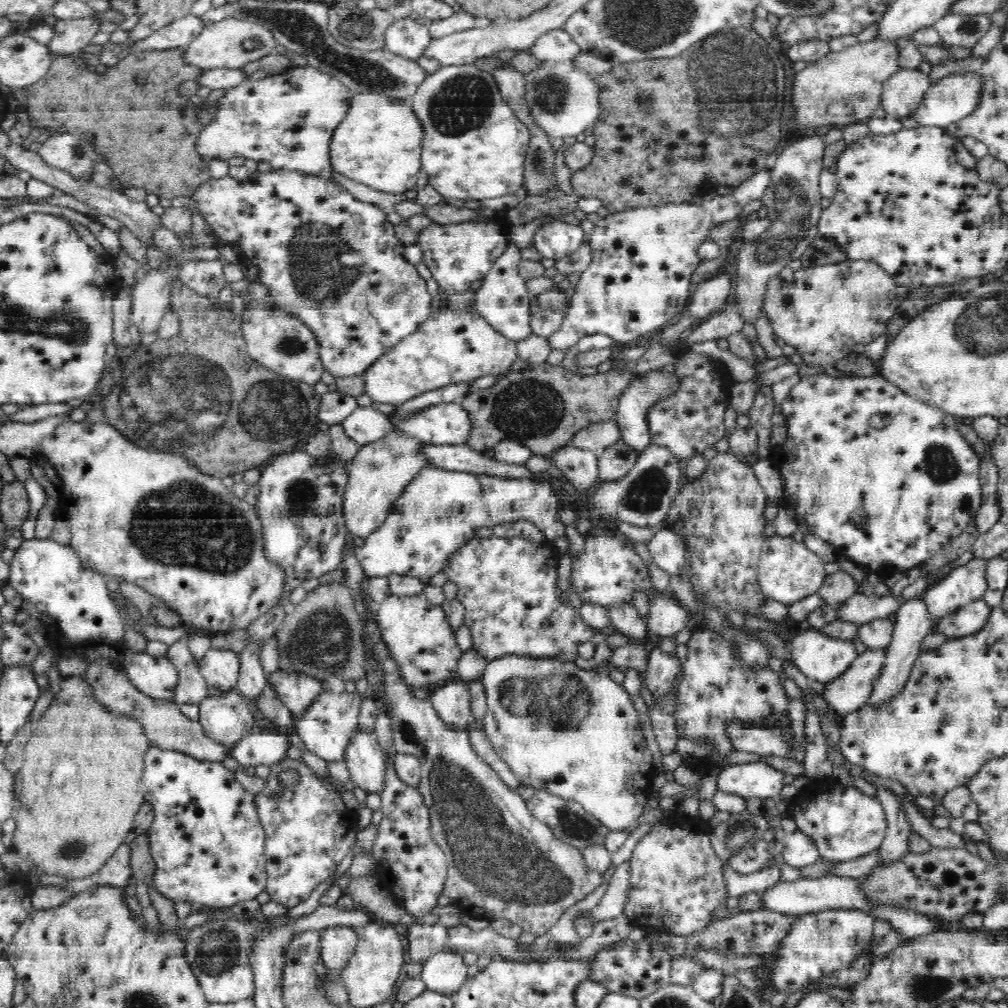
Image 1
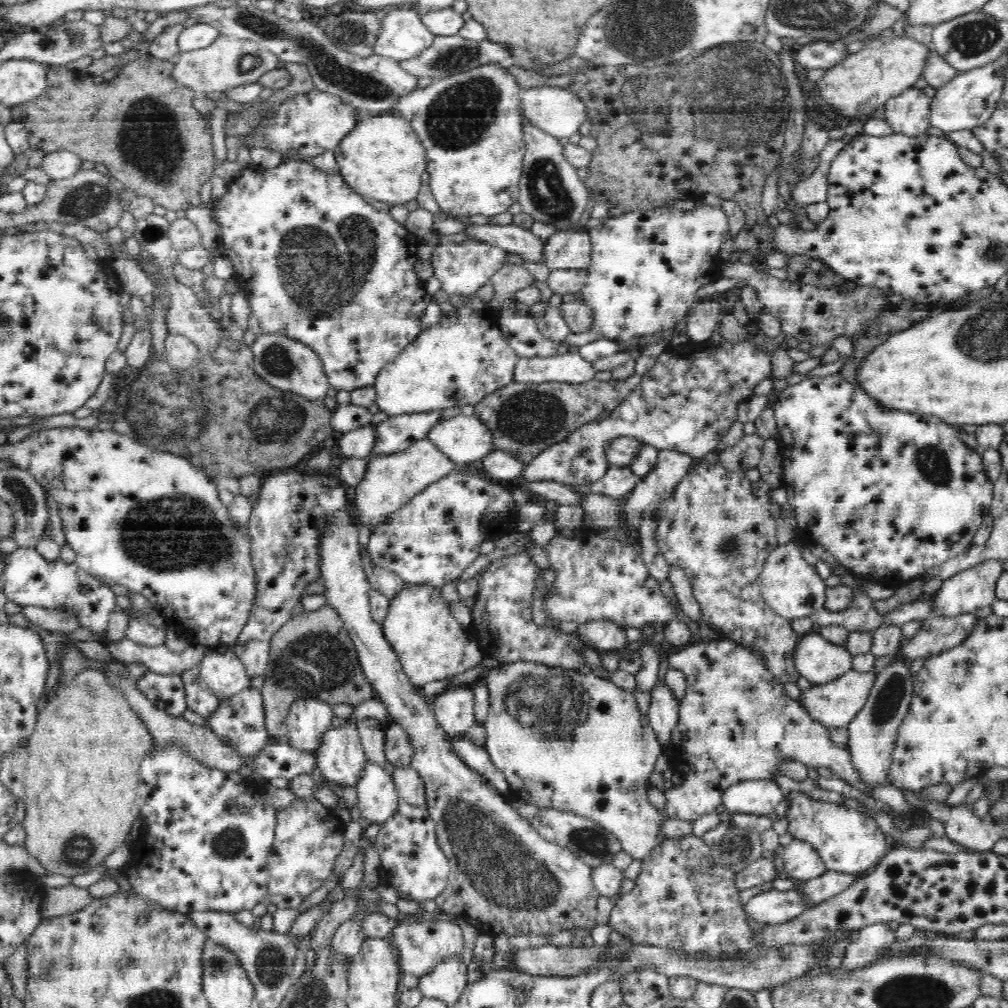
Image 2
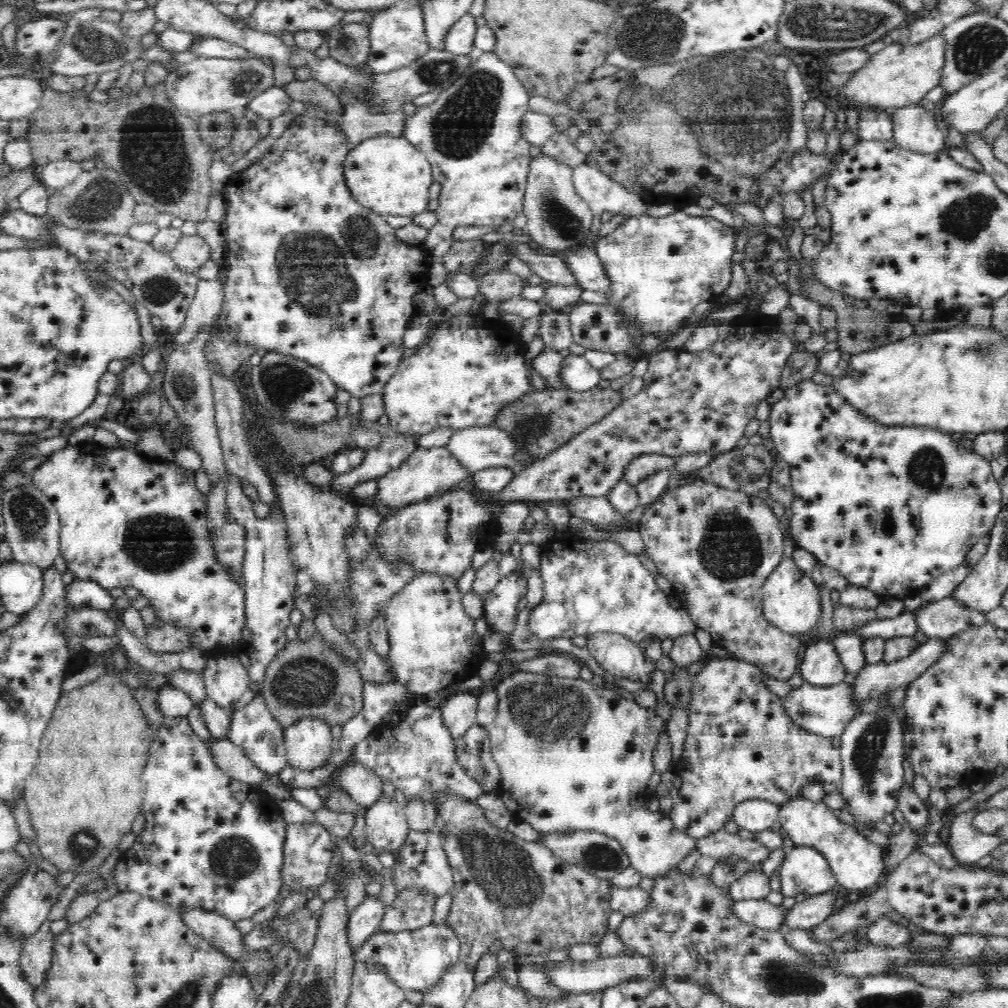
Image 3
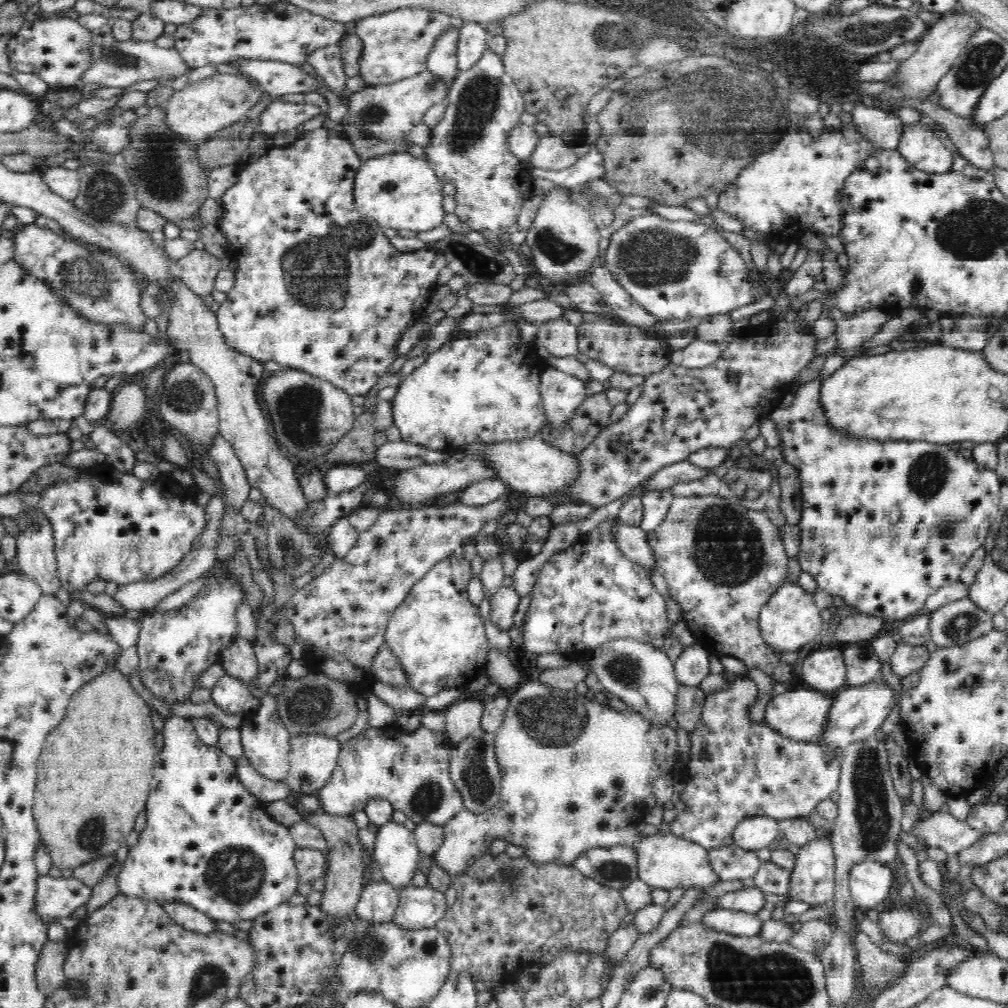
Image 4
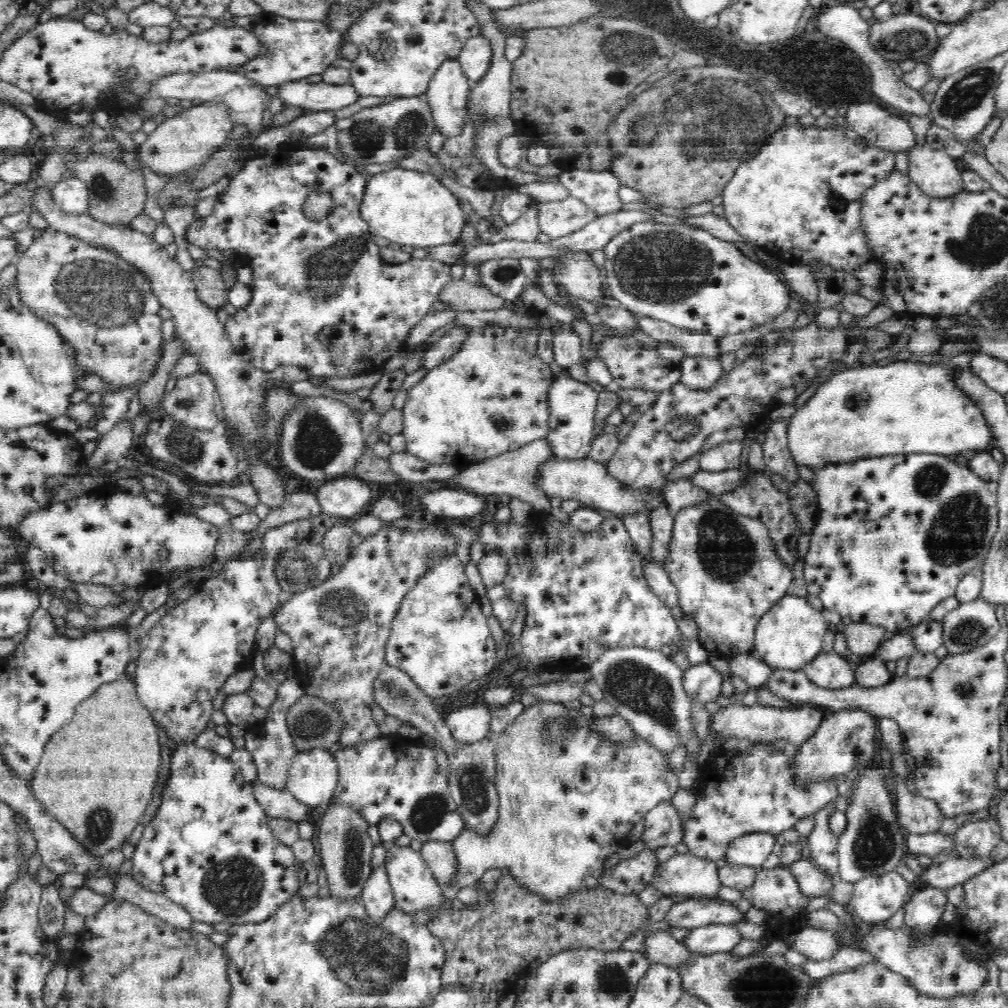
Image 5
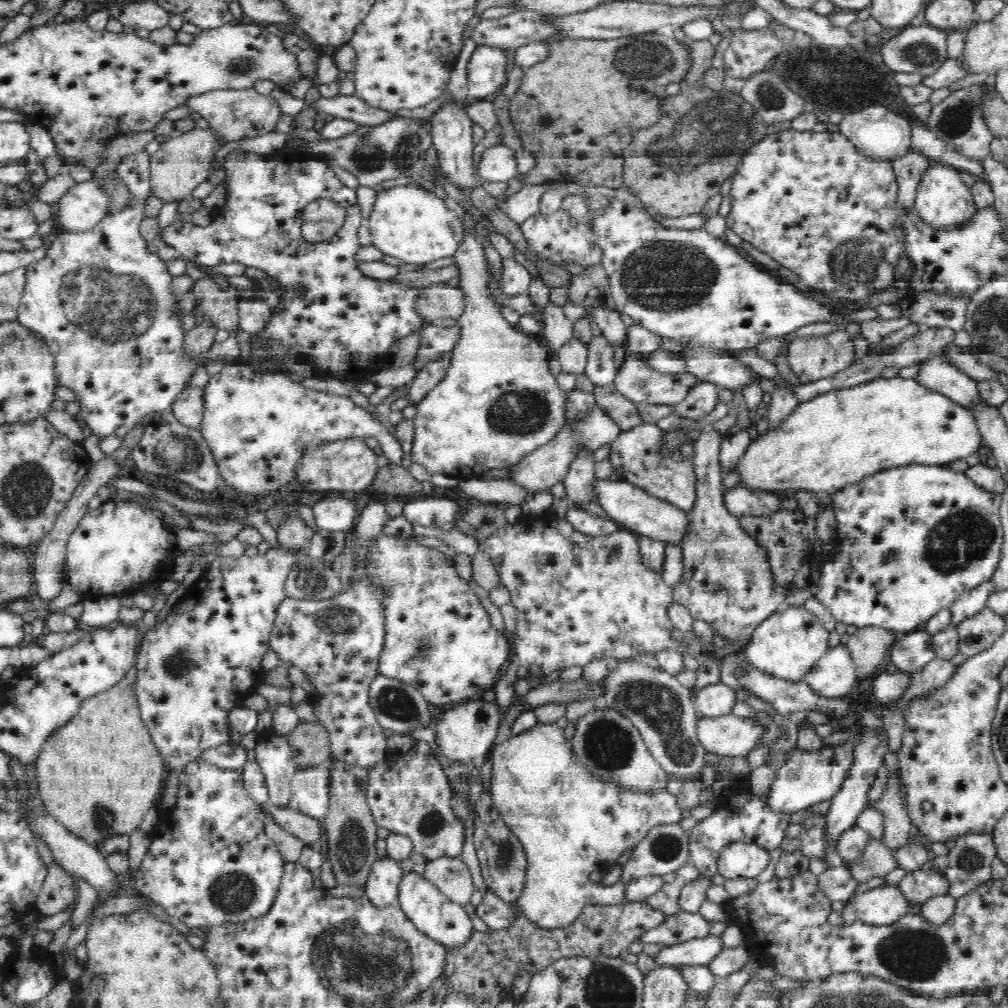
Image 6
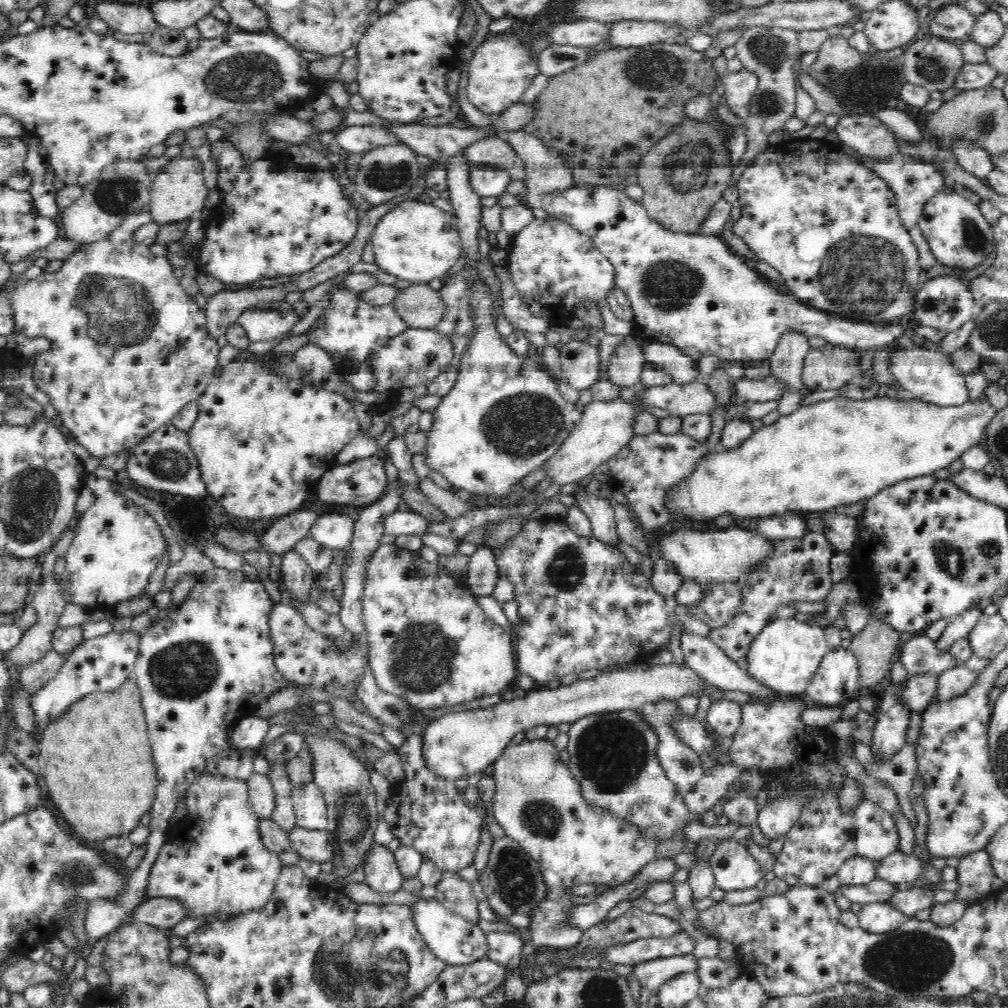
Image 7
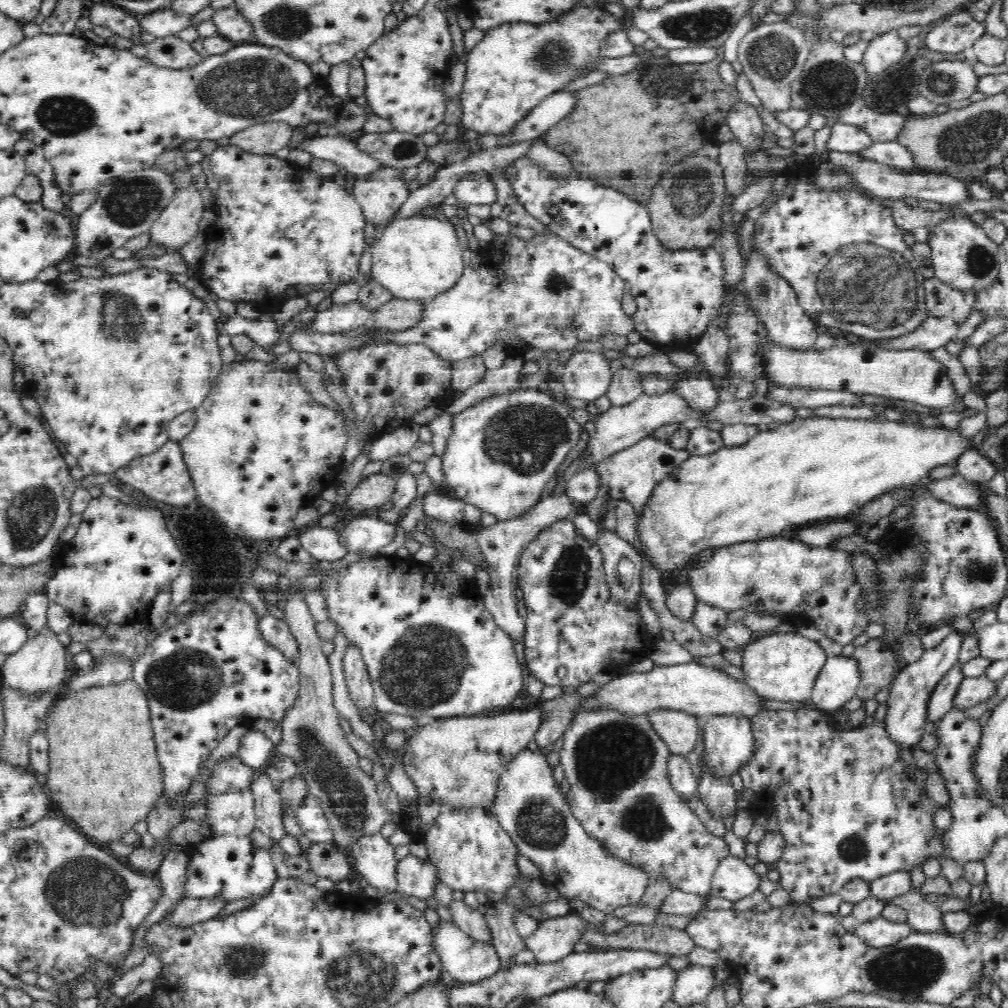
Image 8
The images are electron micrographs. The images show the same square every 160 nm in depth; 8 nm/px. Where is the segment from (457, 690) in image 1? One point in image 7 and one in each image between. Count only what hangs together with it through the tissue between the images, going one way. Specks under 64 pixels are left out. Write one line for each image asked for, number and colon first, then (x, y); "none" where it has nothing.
2: (453, 709)
3: (459, 712)
4: (463, 718)
5: (469, 724)
6: (466, 730)
7: (457, 744)

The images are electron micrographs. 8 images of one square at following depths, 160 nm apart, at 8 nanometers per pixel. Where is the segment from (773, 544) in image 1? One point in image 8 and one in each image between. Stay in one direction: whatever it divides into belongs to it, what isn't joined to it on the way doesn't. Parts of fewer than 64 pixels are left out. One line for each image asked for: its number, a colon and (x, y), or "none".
2: (791, 588)
3: (791, 601)
4: (790, 620)
5: (790, 635)
6: (788, 645)
7: (785, 656)
8: (784, 667)

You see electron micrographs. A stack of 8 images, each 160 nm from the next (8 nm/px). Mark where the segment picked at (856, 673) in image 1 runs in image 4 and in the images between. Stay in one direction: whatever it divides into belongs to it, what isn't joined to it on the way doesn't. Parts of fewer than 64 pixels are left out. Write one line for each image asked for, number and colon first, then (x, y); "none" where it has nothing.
2: (834, 704)
3: (825, 711)
4: (801, 714)

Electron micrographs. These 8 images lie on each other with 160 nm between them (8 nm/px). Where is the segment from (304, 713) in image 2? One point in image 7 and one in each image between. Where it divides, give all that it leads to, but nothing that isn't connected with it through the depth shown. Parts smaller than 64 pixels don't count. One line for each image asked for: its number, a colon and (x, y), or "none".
3: (309, 743)
4: (312, 759)
5: (313, 775)
6: (309, 795)
7: (310, 809)

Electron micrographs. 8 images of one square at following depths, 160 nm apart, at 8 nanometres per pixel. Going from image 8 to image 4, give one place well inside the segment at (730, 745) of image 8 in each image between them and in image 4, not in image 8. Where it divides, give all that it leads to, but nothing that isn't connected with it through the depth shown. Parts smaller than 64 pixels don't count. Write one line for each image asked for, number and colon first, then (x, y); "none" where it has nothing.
4: (692, 666)
5: (702, 683)
6: (714, 700)
7: (724, 716)

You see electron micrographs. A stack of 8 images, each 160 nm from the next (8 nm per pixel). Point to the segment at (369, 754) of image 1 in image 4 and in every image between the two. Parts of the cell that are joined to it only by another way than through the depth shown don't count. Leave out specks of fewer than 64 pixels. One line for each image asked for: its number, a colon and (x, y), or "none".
2: (378, 799)
3: (387, 830)
4: (397, 853)

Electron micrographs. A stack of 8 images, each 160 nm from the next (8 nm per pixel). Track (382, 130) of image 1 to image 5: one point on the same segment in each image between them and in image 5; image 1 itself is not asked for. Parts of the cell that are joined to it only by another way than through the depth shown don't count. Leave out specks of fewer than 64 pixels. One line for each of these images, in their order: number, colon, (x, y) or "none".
2: (383, 158)
3: (386, 175)
4: (398, 190)
5: (413, 208)

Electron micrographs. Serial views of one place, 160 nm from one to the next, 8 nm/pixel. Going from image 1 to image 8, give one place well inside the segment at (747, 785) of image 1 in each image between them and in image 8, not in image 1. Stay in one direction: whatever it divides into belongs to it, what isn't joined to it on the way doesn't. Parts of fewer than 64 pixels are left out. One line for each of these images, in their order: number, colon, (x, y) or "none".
2: (760, 797)
3: (757, 816)
4: (754, 833)
5: (752, 849)
6: (737, 860)
7: (734, 868)
8: (734, 879)

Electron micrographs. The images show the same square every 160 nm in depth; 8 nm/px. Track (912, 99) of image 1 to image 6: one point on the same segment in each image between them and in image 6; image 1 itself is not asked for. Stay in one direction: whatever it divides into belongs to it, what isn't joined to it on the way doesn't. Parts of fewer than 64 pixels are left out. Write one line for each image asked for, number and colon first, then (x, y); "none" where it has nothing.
2: (909, 114)
3: (915, 129)
4: (919, 146)
5: (934, 173)
6: (943, 201)

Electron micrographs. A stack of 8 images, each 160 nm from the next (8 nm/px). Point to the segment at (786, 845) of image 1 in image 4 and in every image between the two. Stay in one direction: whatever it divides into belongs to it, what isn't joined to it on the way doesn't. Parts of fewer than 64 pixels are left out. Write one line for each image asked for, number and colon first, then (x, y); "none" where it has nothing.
2: (800, 862)
3: (805, 870)
4: (813, 880)

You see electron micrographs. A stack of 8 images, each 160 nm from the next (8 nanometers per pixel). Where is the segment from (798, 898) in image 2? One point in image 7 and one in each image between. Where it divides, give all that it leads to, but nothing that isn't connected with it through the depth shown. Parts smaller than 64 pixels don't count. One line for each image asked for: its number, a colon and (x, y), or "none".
3: (760, 913)
4: (736, 923)
5: (710, 939)
6: (701, 951)
7: (652, 974)

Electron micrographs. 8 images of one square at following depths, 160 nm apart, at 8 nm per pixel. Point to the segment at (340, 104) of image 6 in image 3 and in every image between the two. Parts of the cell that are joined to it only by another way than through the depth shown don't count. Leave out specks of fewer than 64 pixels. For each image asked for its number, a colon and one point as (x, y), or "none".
3: (207, 47)
4: (277, 78)
5: (320, 96)

